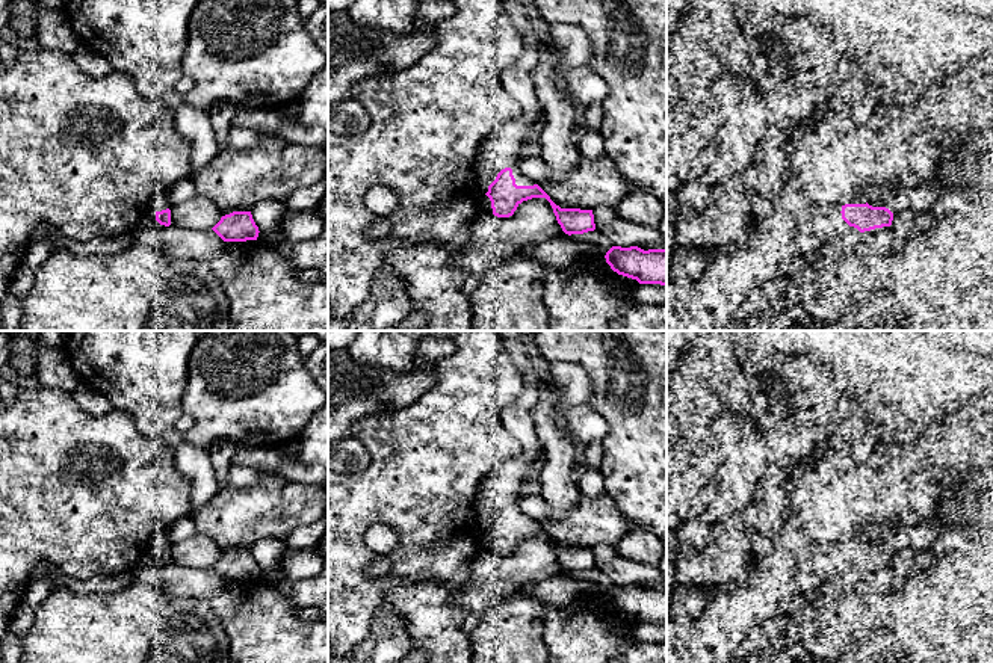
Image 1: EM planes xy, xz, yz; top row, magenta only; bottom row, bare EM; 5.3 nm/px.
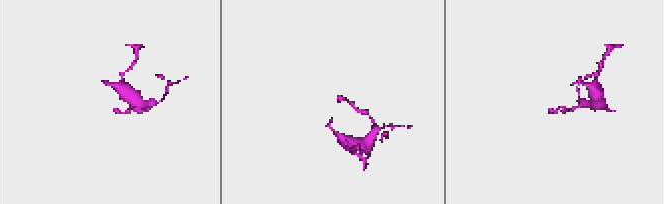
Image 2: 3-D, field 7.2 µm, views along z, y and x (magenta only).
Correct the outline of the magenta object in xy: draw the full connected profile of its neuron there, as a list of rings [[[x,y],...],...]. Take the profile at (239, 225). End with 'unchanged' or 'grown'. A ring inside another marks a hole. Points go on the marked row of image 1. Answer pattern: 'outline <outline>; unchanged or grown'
outline [[[233,211],[225,214],[212,230],[224,242],[257,240],[260,233],[251,211]]]; unchanged

